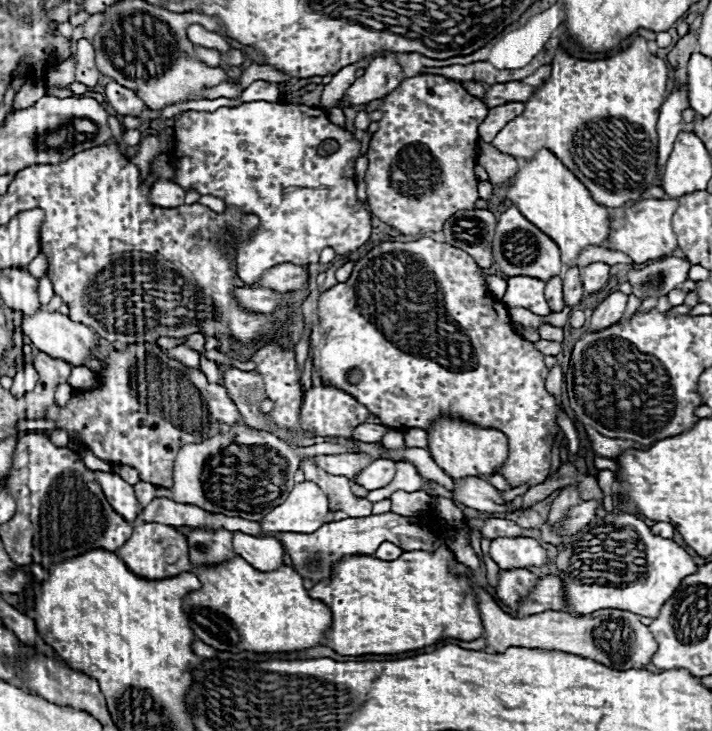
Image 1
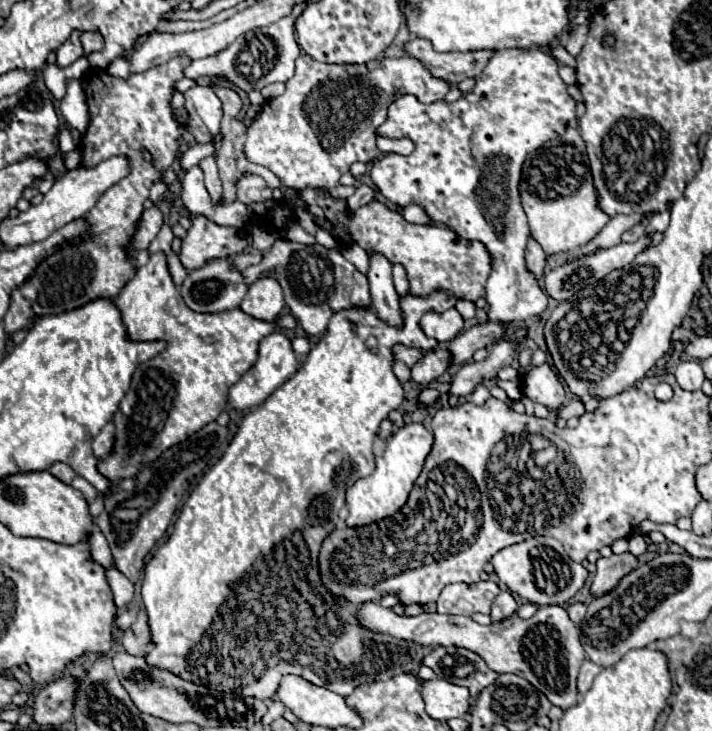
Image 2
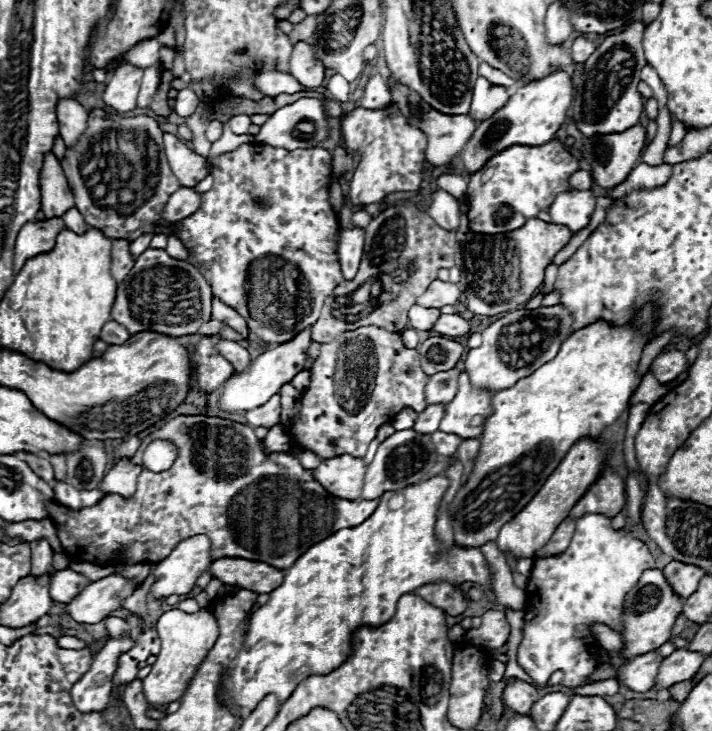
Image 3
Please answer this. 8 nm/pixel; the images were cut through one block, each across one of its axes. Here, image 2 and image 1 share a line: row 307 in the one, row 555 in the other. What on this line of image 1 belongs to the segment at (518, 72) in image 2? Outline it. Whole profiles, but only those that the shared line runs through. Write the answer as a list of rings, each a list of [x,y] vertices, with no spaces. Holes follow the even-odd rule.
[[[494,538],[488,554],[500,570],[546,564],[546,550],[532,538]]]

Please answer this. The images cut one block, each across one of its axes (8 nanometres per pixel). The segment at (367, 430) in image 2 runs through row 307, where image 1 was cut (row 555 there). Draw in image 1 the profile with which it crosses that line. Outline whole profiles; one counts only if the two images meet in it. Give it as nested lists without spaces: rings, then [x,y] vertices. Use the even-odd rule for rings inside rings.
[[[438,548],[436,552],[412,550],[404,552],[398,560],[386,562],[374,556],[344,558],[336,564],[334,576],[324,582],[314,584],[310,596],[324,602],[332,610],[332,626],[326,634],[326,644],[342,656],[364,656],[364,654],[402,654],[410,650],[420,650],[432,646],[444,638],[458,638],[472,642],[484,634],[474,580],[470,576],[460,576],[450,572],[450,562],[454,560],[448,548]]]

